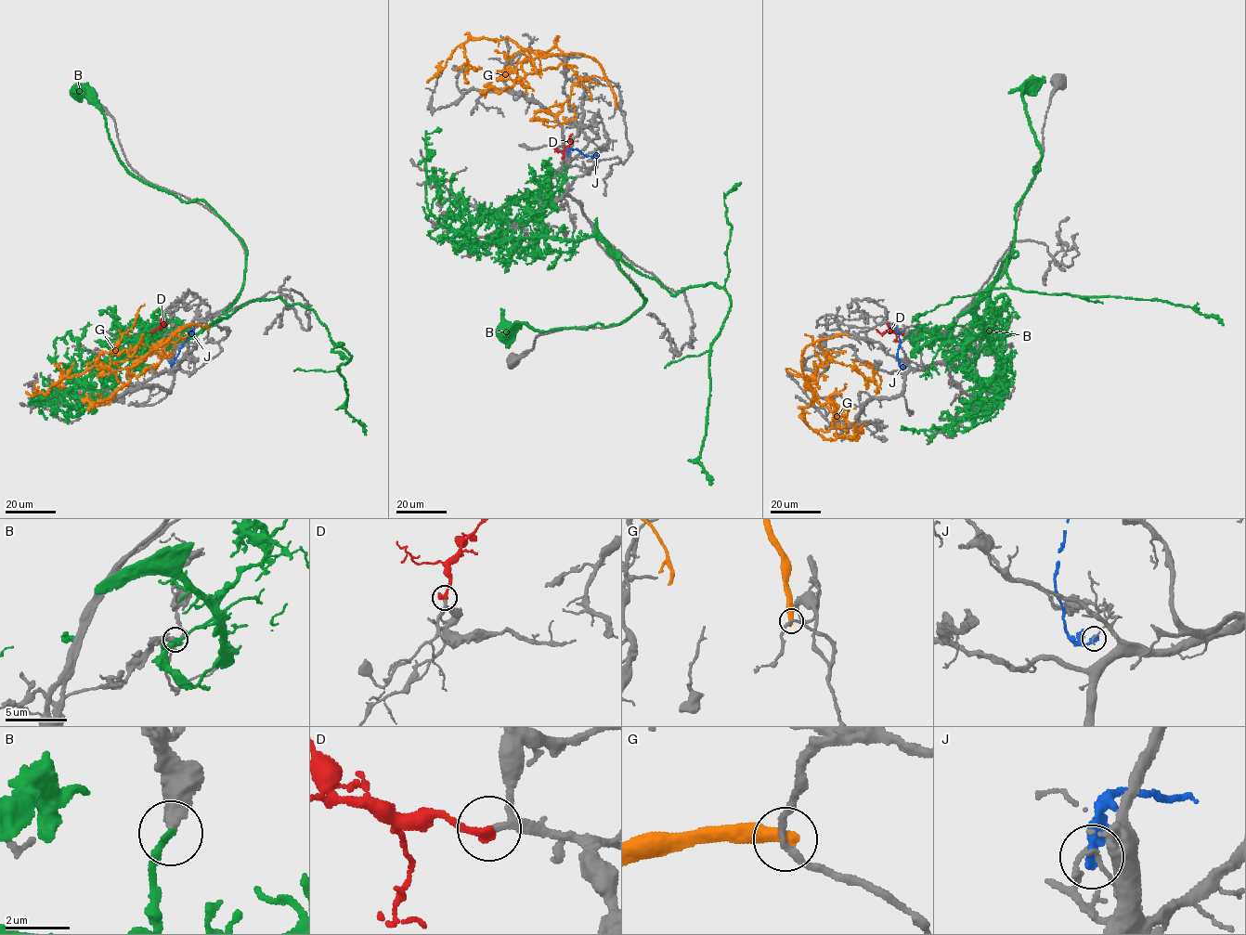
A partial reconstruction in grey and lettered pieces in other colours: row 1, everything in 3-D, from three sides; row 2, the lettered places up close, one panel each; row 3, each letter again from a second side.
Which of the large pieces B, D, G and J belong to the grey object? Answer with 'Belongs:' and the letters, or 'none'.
Belongs: D

